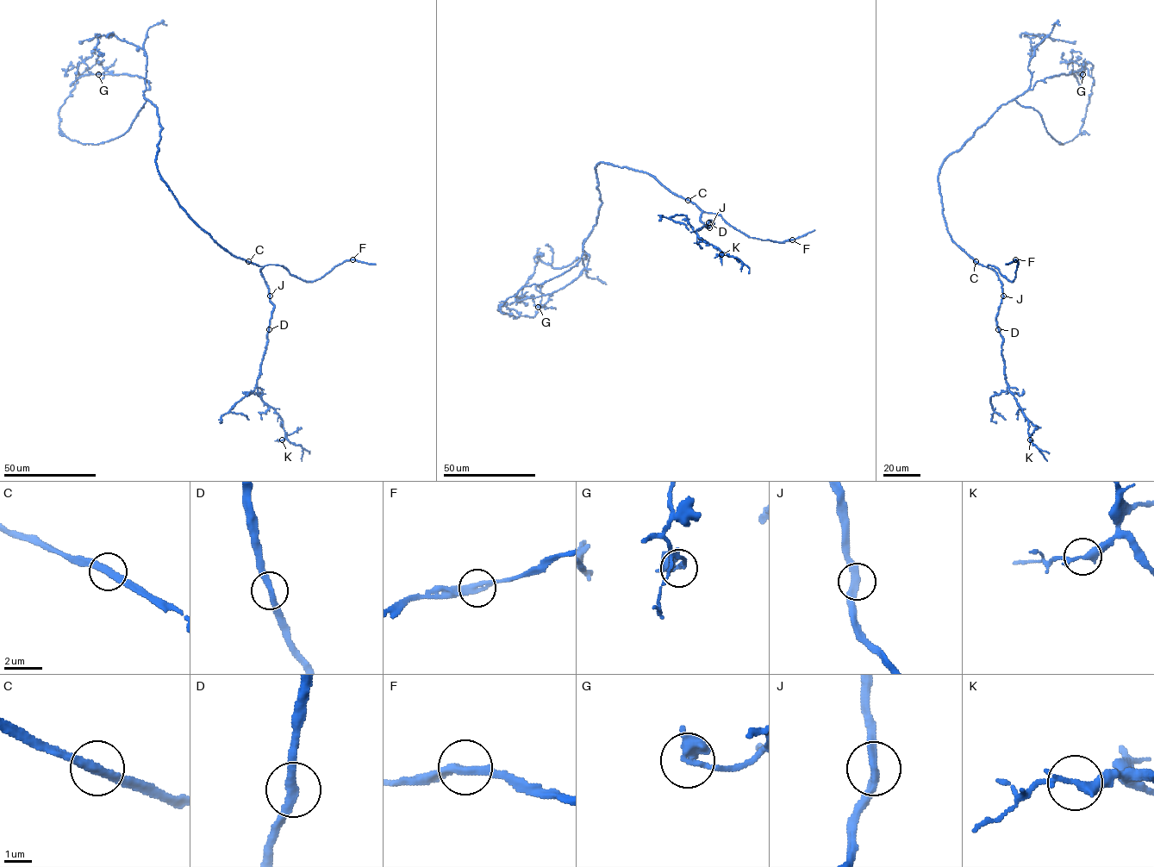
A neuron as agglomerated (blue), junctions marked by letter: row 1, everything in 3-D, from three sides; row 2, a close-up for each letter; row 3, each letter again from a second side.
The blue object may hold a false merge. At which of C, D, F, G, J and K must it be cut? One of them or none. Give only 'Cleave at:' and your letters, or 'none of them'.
Cleave at: none of them

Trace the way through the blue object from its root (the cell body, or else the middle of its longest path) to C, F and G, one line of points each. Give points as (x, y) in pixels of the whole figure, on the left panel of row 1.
C: (172, 191), (186, 214), (219, 244), (230, 253), (248, 261)
F: (172, 191), (186, 214), (219, 244), (233, 255), (259, 266), (282, 265), (291, 275), (312, 282), (352, 259)
G: (172, 191), (156, 163), (162, 127), (157, 108), (143, 96), (149, 81), (109, 71), (98, 74)

